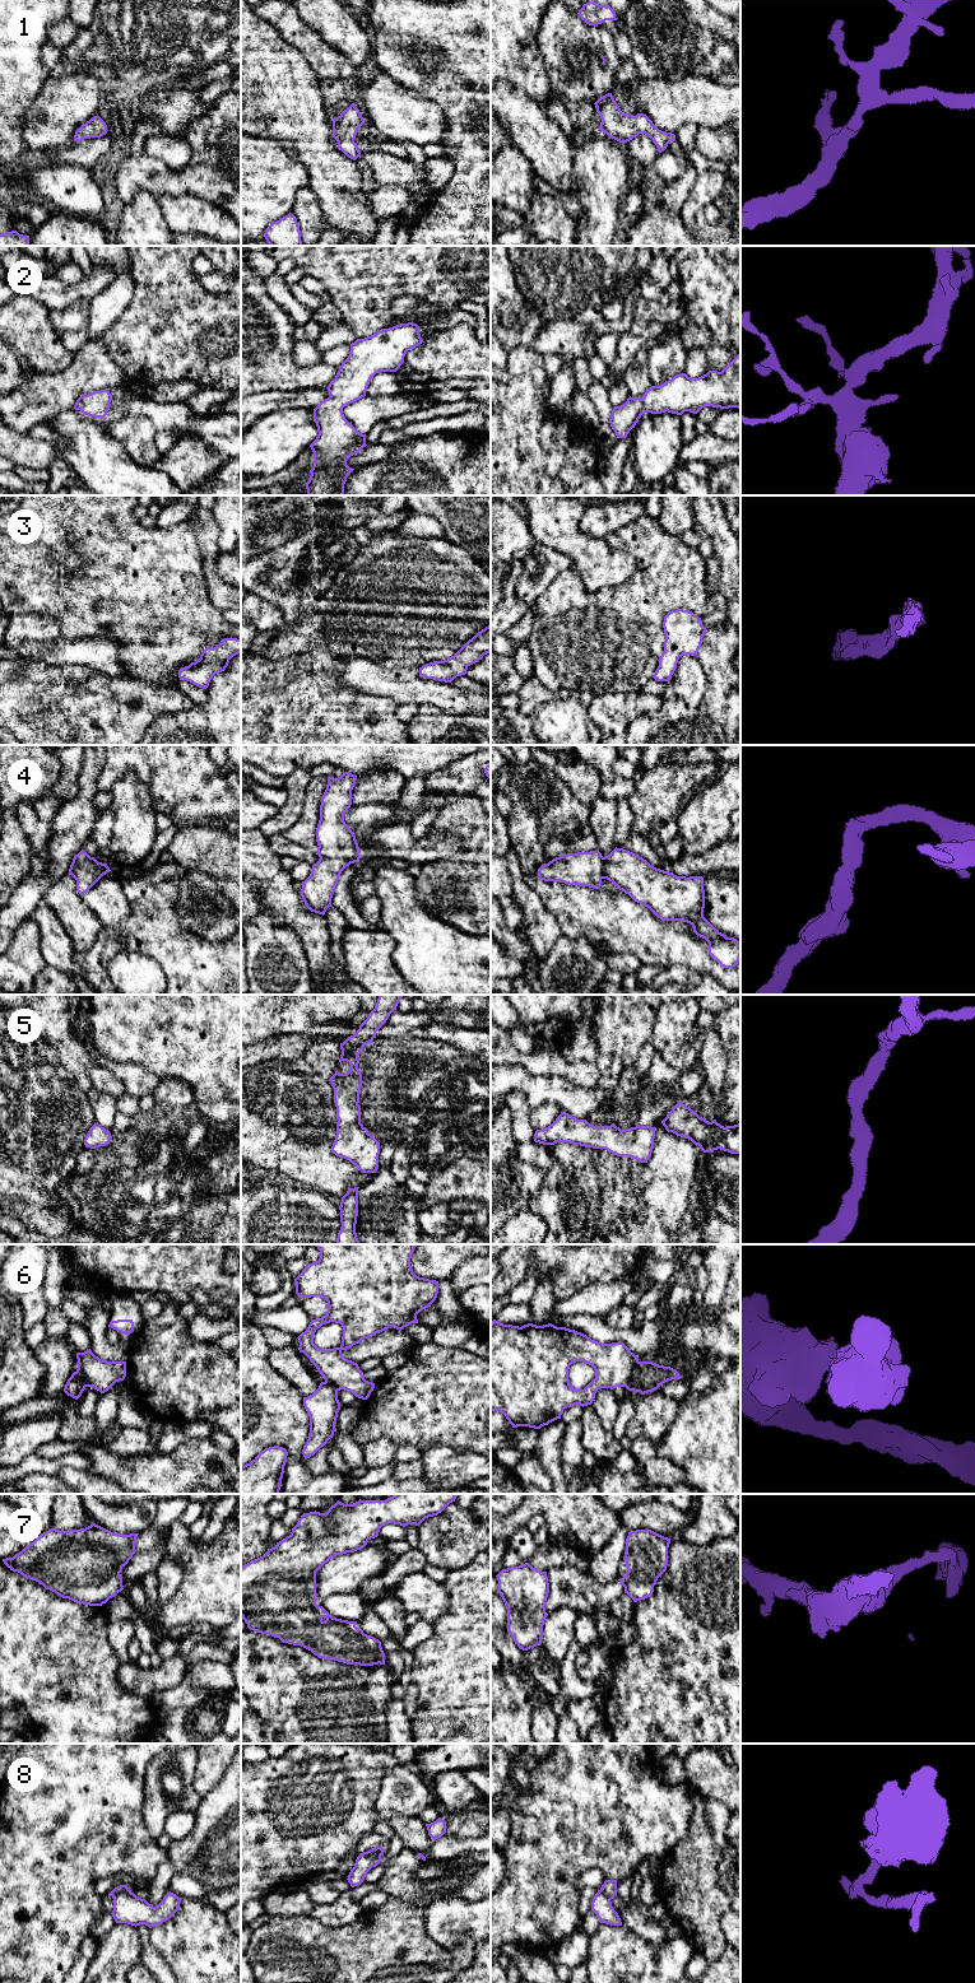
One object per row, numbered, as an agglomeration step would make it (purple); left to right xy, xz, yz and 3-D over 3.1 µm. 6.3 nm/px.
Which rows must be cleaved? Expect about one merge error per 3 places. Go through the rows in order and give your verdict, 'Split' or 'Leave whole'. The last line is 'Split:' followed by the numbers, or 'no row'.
1: Leave whole
2: Leave whole
3: Leave whole
4: Leave whole
5: Leave whole
6: Split
7: Leave whole
8: Split
Split: 6, 8

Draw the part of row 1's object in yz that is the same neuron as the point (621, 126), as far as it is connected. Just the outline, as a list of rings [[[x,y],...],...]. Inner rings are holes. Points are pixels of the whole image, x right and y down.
[[[612,93],[600,97],[594,104],[602,118],[599,130],[622,144],[639,134],[645,134],[661,153],[670,141],[675,140],[674,134],[659,130],[646,115],[637,113],[633,116],[622,112]]]

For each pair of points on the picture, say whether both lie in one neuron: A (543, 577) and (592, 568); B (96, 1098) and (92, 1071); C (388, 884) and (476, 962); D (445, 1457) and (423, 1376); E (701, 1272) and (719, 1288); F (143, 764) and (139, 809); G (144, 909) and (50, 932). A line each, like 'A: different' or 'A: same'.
A: different
B: different
C: same
D: different
E: different
F: different
G: different

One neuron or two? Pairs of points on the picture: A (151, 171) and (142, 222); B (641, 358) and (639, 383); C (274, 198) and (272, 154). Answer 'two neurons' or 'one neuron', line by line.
A: two neurons
B: one neuron
C: one neuron

